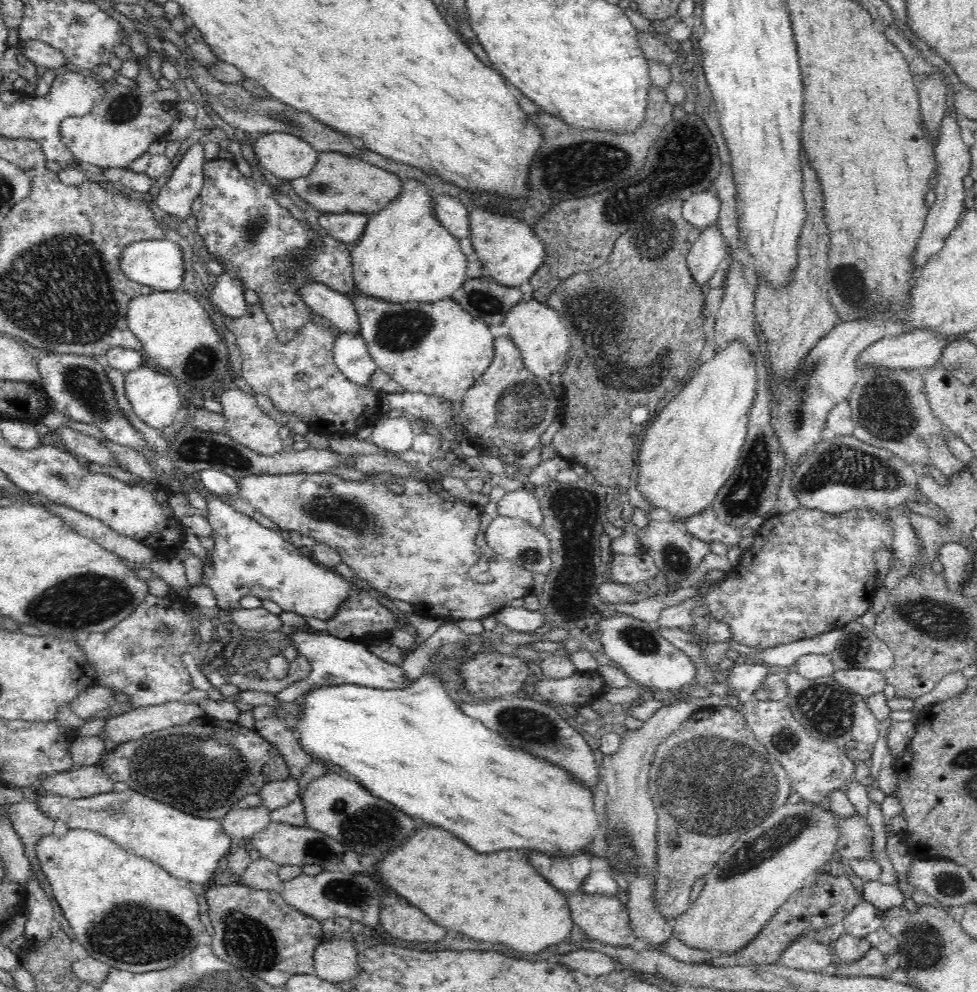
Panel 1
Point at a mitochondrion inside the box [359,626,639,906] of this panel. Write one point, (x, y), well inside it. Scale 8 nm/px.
(527, 723)

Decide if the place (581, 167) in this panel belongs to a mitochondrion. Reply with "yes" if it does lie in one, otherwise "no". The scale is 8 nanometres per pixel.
yes

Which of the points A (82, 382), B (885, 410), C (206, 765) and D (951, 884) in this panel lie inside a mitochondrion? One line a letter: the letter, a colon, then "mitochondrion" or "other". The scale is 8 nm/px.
A: mitochondrion
B: mitochondrion
C: mitochondrion
D: mitochondrion

